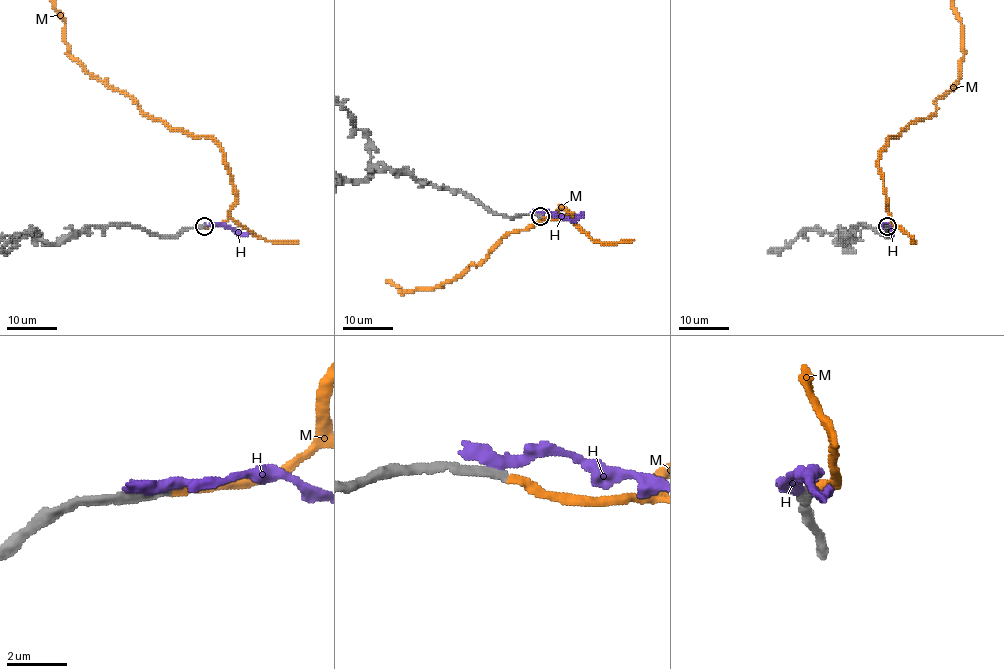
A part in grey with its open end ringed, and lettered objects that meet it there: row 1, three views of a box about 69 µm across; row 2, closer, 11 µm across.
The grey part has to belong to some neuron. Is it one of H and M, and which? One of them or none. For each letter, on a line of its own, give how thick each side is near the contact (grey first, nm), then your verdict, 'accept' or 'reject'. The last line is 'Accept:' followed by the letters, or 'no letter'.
H: calibres 320 and 380 nm; reject
M: calibres 240 and 280 nm; accept
Accept: M

